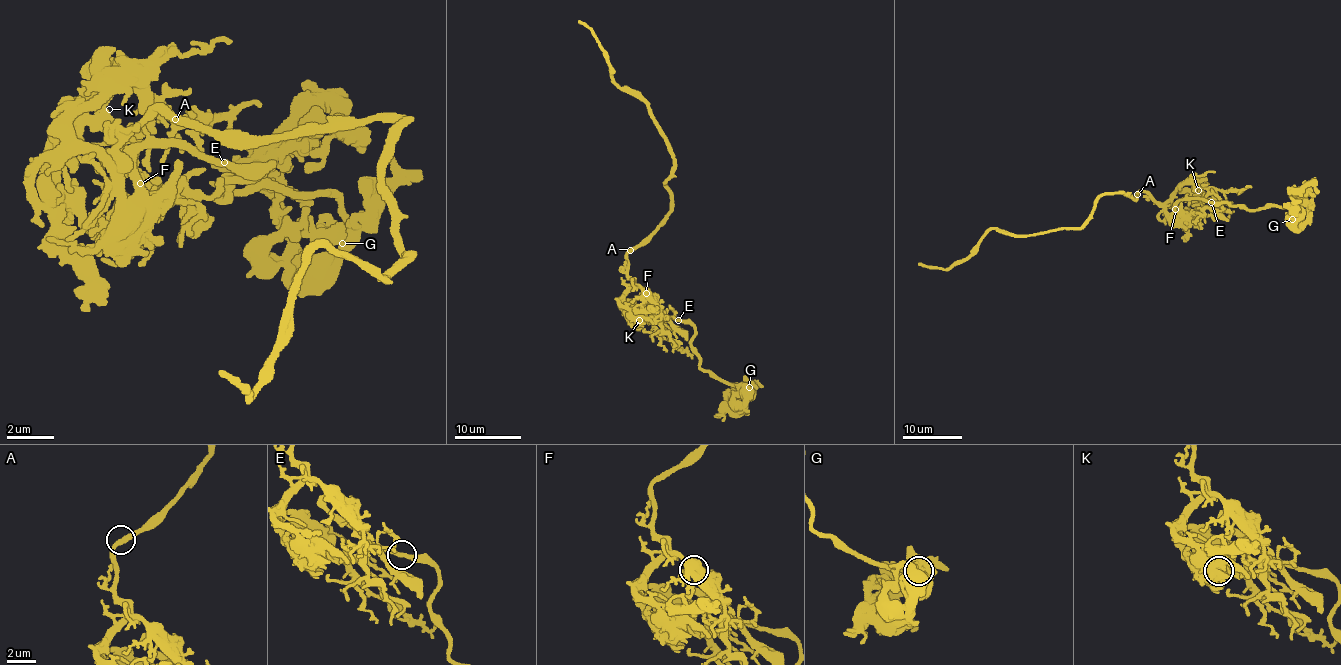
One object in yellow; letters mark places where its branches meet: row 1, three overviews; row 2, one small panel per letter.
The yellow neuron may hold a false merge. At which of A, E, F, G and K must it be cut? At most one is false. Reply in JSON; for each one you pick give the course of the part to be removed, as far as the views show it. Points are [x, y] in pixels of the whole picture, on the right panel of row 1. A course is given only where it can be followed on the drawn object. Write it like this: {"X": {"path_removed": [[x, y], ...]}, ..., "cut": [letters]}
{"cut": []}

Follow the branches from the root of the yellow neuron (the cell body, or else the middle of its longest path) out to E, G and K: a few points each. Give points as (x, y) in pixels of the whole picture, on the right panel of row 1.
E: (1138, 192), (1148, 191), (1169, 212), (1185, 198), (1212, 202)
G: (1138, 192), (1148, 191), (1169, 212), (1185, 198), (1199, 198), (1247, 210), (1296, 206), (1302, 212), (1292, 219)
K: (1138, 192), (1148, 191), (1157, 202), (1167, 203), (1180, 190), (1198, 190)

